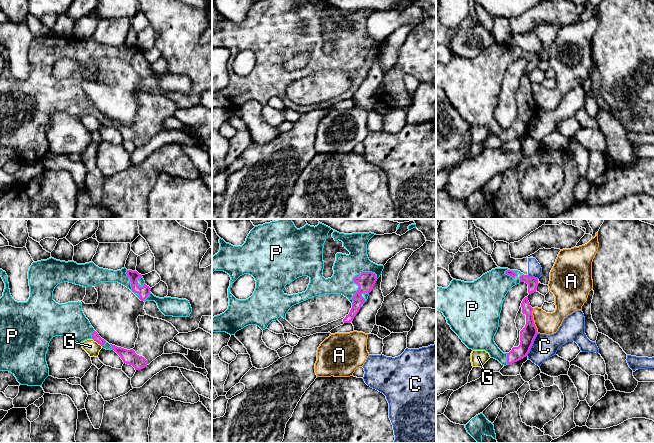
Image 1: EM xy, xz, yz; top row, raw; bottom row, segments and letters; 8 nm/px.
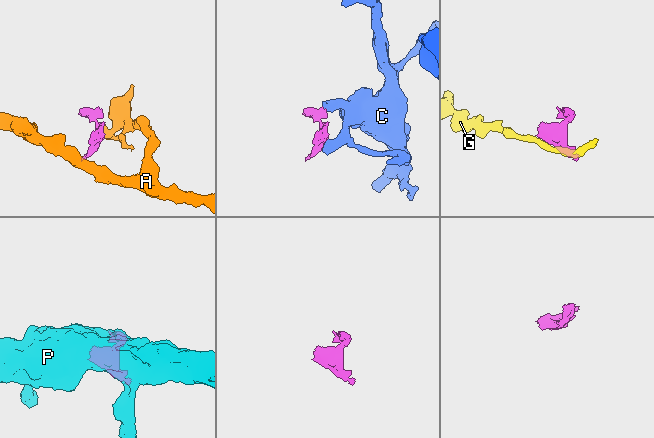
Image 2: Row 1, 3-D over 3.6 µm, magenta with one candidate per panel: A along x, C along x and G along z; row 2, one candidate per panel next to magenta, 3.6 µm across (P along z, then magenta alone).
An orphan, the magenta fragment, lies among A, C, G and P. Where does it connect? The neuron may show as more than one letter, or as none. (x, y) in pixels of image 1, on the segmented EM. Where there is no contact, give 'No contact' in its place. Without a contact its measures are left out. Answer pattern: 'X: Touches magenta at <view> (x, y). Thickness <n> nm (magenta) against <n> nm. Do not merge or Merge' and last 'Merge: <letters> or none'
A: Touches magenta at yz (533, 320). Thickness 130 nm (magenta) against 180 nm. Do not merge
C: Touches magenta at yz (532, 343). Thickness 130 nm (magenta) against 190 nm. Do not merge
G: Touches magenta at xy (97, 342). Thickness 60 nm (magenta) against 110 nm. Do not merge
P: Touches magenta at xz (353, 280). Thickness 140 nm (magenta) against 200 nm. Merge
Merge: P

